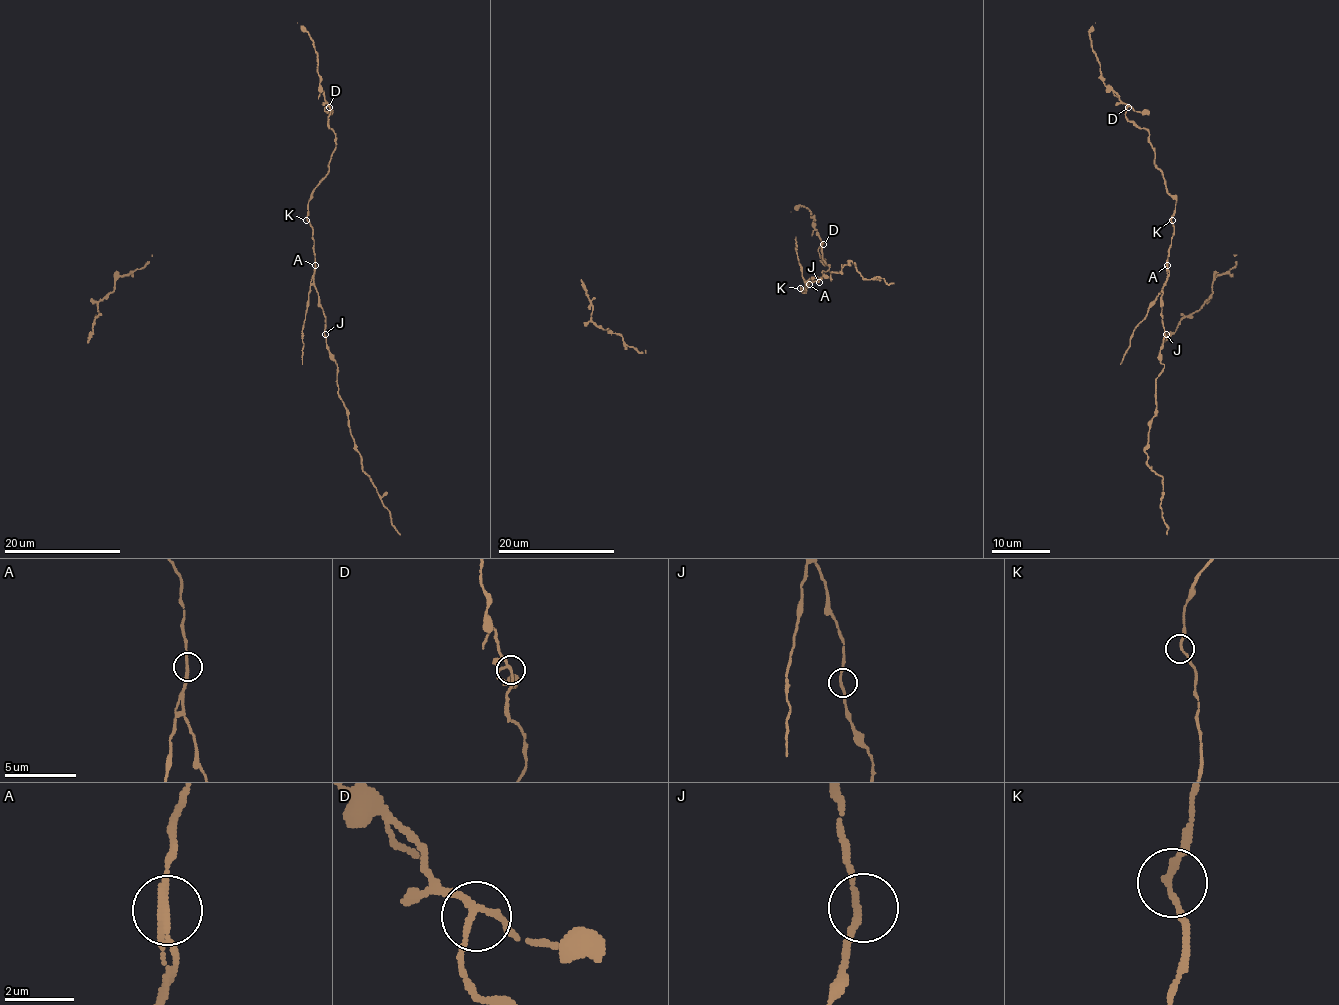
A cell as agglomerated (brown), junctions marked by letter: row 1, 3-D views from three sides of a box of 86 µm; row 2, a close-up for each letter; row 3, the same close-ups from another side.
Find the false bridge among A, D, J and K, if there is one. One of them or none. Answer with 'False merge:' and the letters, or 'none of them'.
False merge: A

